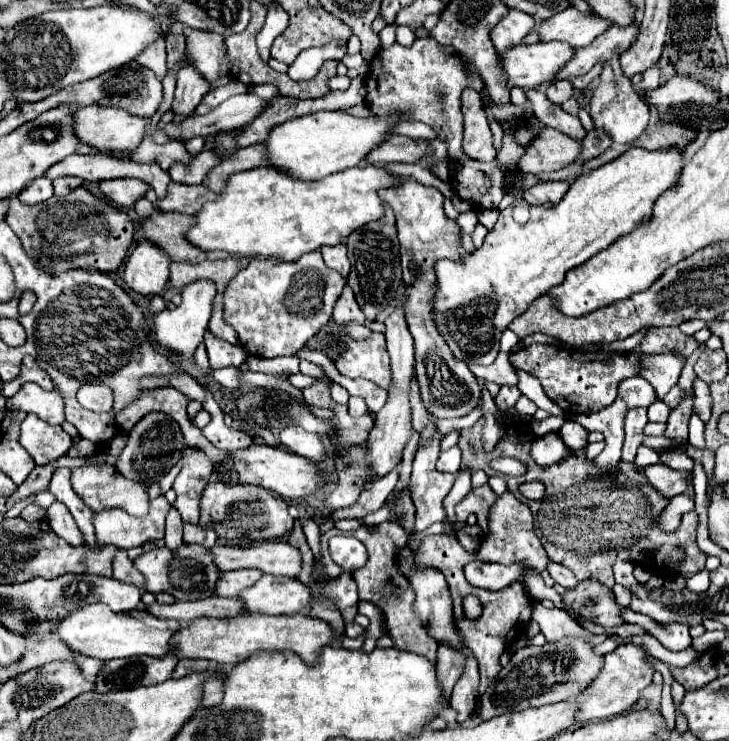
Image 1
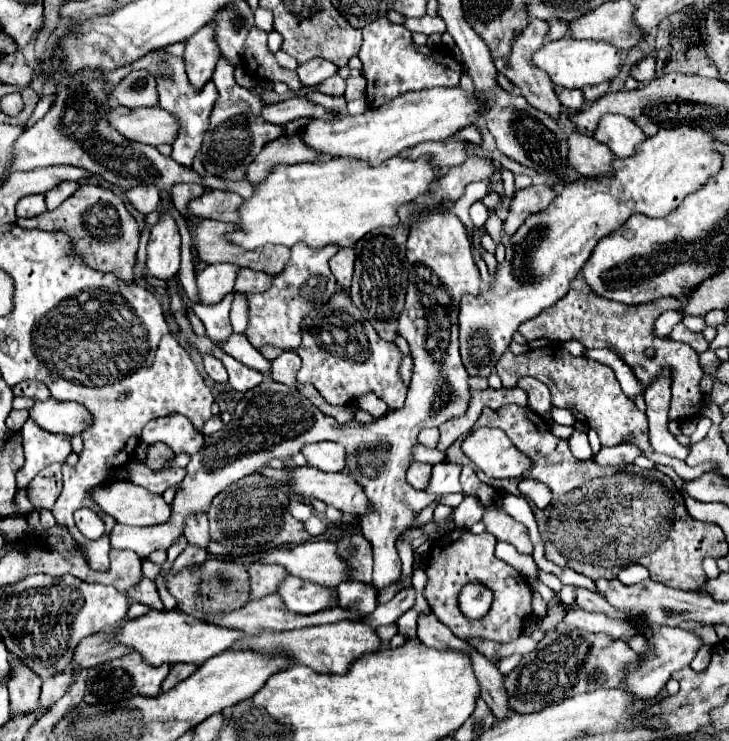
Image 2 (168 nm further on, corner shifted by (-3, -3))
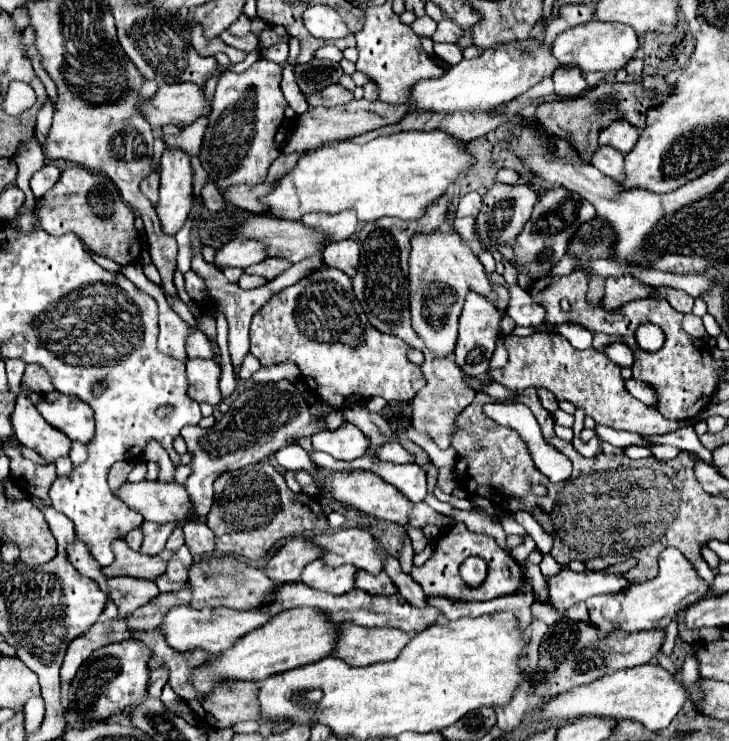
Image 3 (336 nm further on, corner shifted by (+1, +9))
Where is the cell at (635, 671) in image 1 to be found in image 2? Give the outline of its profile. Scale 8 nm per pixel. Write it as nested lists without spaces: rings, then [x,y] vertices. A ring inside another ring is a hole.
[[[652,626],[650,654],[642,656],[642,662],[638,664],[638,668],[634,668],[634,666],[628,668],[628,676],[624,678],[622,688],[628,688],[632,694],[636,694],[642,700],[656,698],[658,692],[668,682],[668,678],[672,676],[672,672],[688,666],[694,660],[696,652],[700,650],[702,644],[704,644],[702,638],[692,630],[680,630],[680,628],[668,628],[668,626]]]

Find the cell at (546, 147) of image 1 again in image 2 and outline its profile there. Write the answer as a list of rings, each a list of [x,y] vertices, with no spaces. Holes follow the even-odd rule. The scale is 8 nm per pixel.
[[[570,132],[568,136],[568,160],[584,176],[610,176],[614,154],[594,138]]]

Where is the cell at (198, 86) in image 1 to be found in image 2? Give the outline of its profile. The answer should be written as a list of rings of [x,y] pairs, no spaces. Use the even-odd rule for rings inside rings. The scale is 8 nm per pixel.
[[[212,24],[200,28],[194,36],[186,40],[186,72],[196,88],[202,88],[212,78],[212,68],[220,58],[220,48],[212,36]]]

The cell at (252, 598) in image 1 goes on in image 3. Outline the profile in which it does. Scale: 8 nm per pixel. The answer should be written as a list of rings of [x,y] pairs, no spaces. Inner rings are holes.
[[[320,560],[306,564],[300,582],[310,586],[312,590],[330,592],[330,594],[344,594],[354,586],[356,568],[340,566],[340,568],[324,568]]]

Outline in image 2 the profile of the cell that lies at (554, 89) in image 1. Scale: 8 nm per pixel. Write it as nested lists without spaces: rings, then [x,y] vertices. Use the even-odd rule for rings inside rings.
[[[554,86],[554,92],[556,92],[560,104],[566,106],[566,108],[570,108],[570,110],[580,110],[584,106],[584,94],[582,94],[582,90],[568,90],[568,88]]]

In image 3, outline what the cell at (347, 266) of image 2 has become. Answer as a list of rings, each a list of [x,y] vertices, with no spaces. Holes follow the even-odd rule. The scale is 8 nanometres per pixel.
[[[352,238],[340,240],[340,242],[330,242],[324,248],[324,252],[322,252],[324,262],[330,268],[338,268],[338,270],[342,270],[348,276],[356,274],[358,254],[360,254],[360,248],[358,248],[358,244]]]

